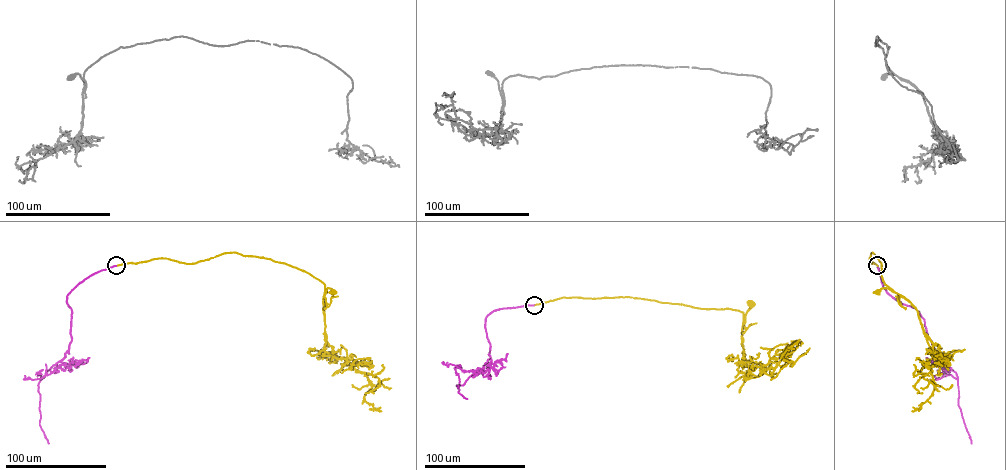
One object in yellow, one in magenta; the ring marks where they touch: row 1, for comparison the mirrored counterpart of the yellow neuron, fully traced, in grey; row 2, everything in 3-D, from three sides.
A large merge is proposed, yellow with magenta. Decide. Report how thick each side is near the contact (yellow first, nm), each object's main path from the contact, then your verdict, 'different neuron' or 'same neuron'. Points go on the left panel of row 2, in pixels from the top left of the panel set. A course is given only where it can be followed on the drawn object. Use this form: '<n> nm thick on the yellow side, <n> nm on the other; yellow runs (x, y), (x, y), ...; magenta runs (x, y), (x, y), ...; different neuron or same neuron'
300 nm thick on the yellow side, 400 nm on the other; yellow runs (116, 265), (160, 258), (191, 264), (236, 252), (304, 270), (324, 284), (323, 297), (327, 288), (333, 291); magenta runs (116, 265), (90, 275), (67, 295), (71, 340), (65, 356), (38, 385), (39, 423), (48, 443); different neuron

